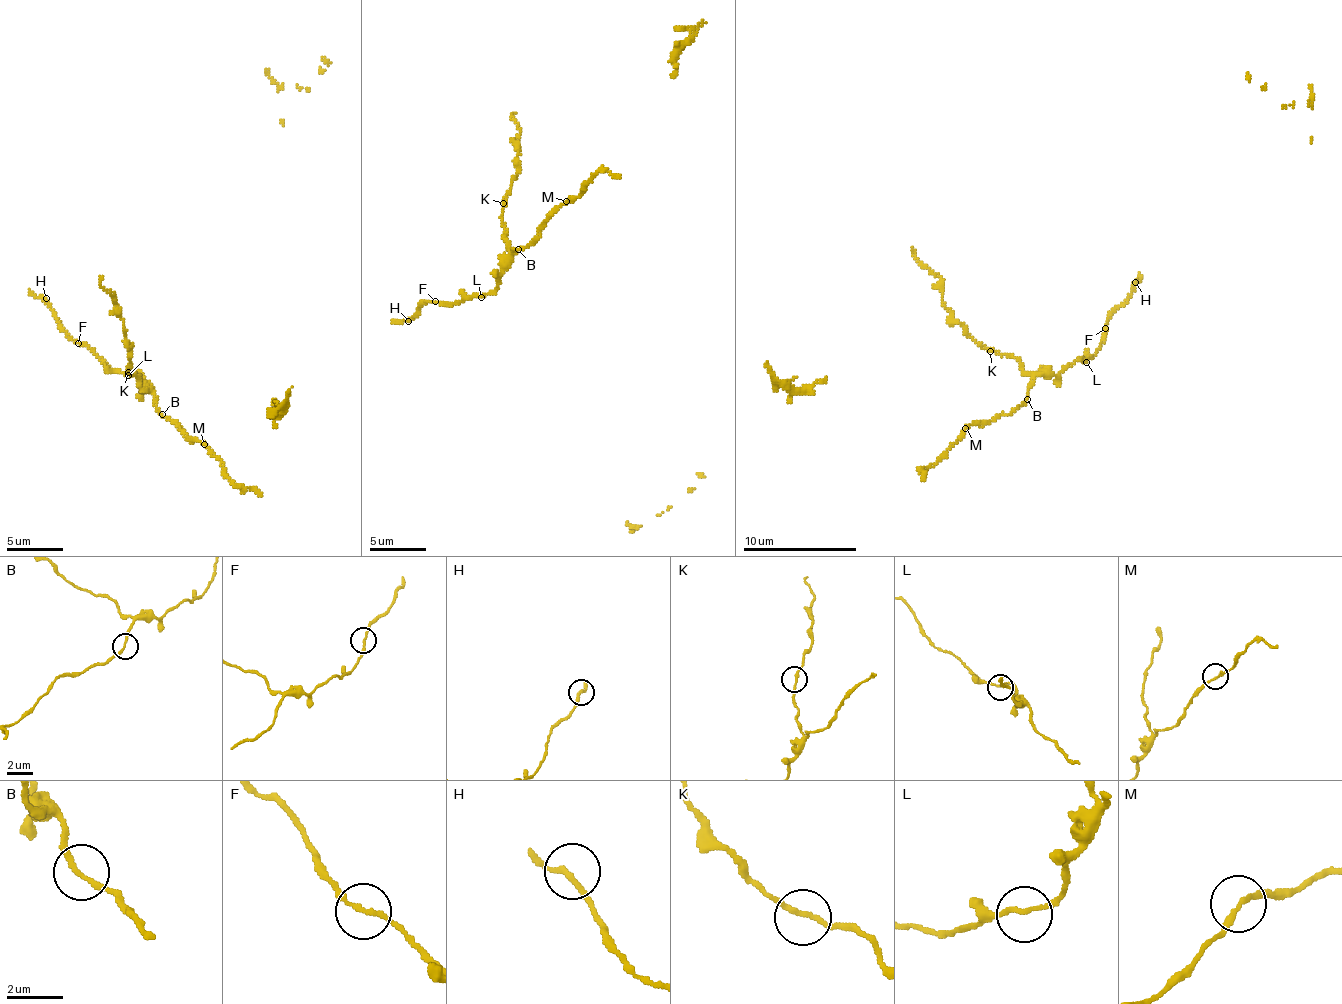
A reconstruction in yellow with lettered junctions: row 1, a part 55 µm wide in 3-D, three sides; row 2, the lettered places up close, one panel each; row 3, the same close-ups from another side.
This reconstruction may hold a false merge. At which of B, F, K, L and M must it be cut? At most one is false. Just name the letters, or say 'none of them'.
none of them

